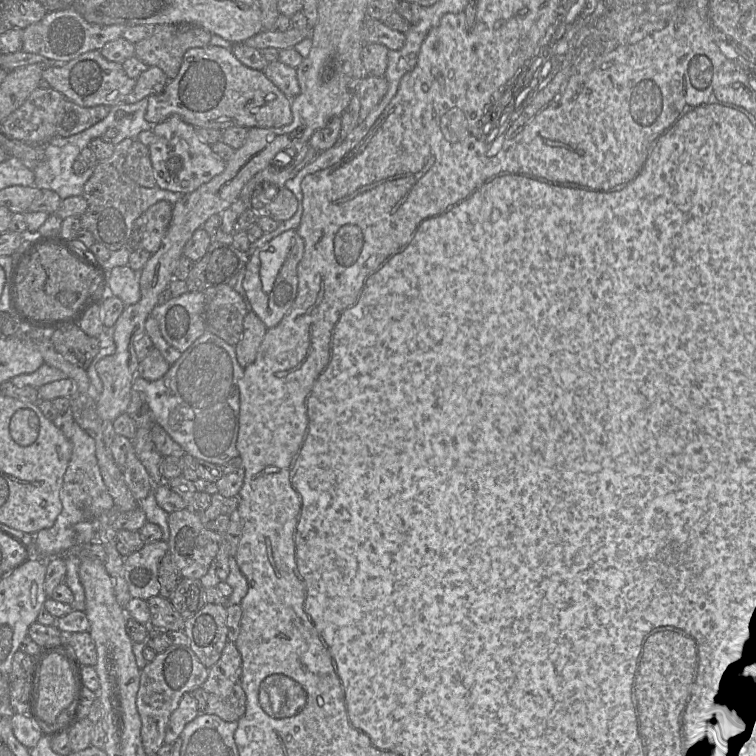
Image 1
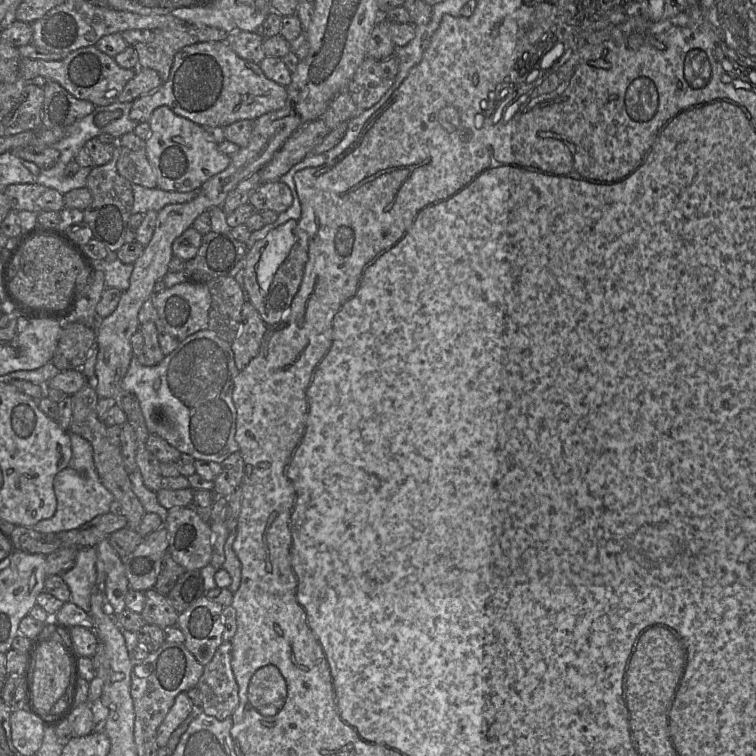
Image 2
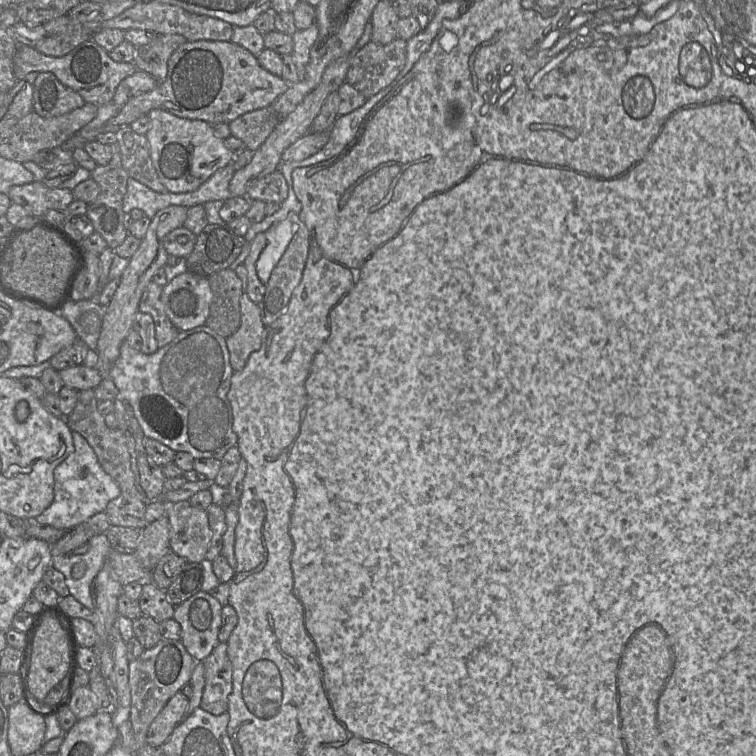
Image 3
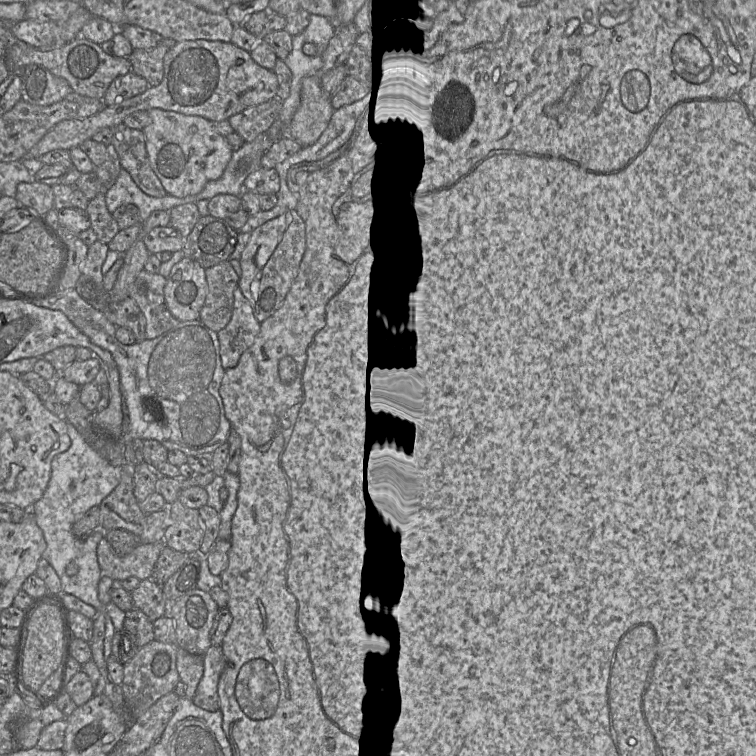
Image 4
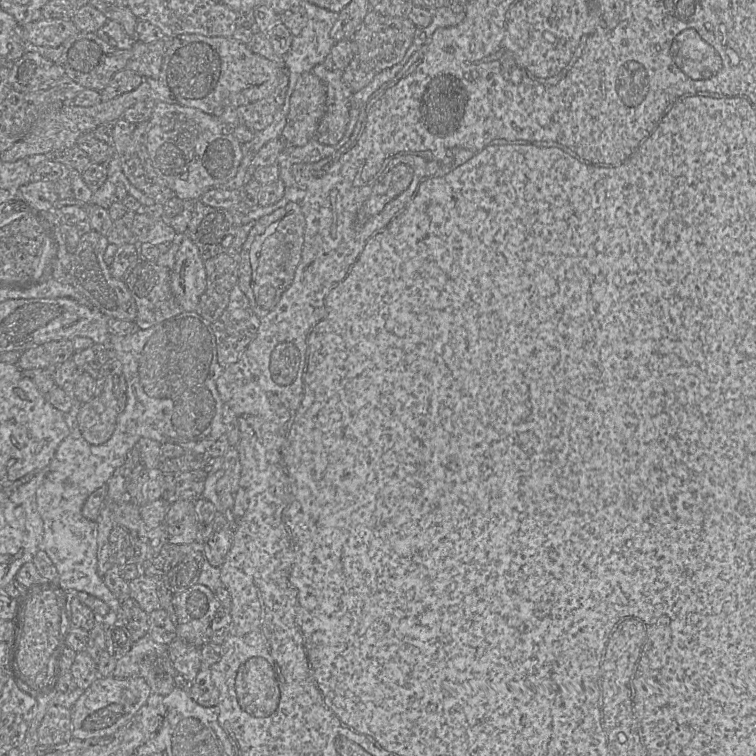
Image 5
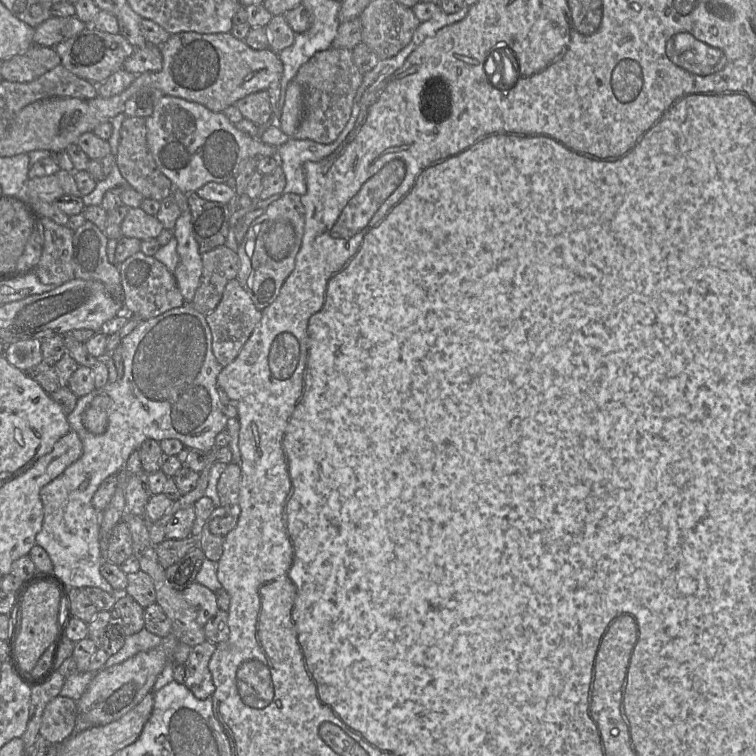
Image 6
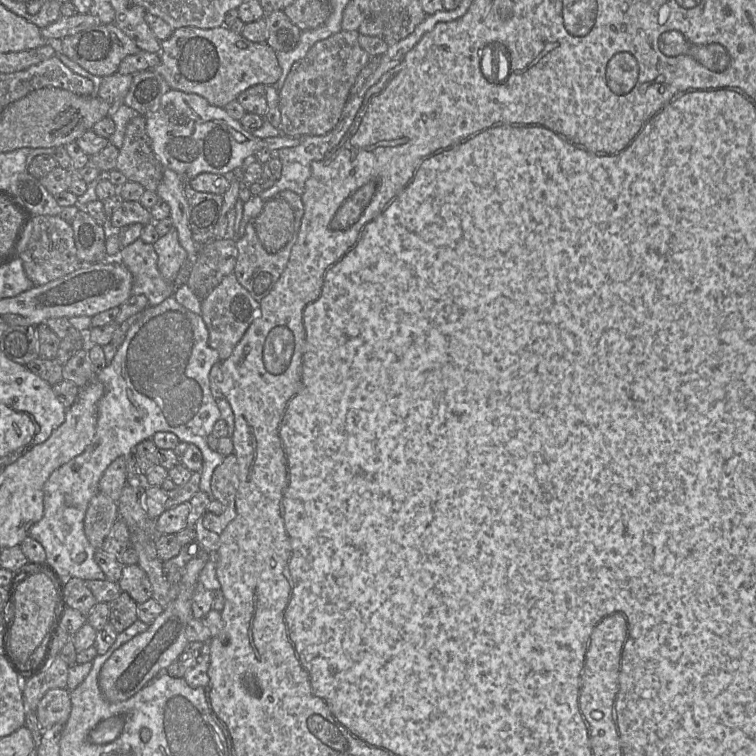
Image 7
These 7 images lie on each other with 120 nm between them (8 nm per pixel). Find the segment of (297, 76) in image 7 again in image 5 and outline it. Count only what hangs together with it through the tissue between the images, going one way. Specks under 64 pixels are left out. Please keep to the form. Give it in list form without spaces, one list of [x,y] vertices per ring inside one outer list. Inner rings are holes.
[[[323,63],[311,72],[326,87],[326,109],[314,138],[322,144],[335,145],[344,135],[350,118],[353,92],[343,80],[343,71],[328,69]]]

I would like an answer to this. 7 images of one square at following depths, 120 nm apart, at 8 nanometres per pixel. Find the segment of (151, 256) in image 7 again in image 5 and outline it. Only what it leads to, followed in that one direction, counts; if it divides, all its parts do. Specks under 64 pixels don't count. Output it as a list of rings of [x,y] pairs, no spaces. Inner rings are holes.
[[[139,257],[126,271],[122,280],[129,289],[137,307],[136,325],[144,330],[172,318],[184,310],[176,302],[170,286],[171,269]]]

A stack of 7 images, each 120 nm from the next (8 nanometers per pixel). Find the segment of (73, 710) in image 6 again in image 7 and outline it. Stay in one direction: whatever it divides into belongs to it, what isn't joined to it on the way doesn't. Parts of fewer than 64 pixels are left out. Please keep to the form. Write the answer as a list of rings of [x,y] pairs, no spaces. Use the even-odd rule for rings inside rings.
[[[67,689],[48,690],[36,709],[37,720],[43,731],[55,724],[65,725],[70,713],[71,699]]]

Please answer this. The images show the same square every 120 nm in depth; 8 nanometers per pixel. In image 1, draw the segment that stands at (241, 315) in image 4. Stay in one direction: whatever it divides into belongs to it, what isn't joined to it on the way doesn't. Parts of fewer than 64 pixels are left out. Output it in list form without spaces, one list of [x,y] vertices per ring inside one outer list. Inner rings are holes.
[[[248,311],[243,321],[242,337],[235,345],[237,360],[243,368],[255,361],[267,330],[261,319],[253,311]]]

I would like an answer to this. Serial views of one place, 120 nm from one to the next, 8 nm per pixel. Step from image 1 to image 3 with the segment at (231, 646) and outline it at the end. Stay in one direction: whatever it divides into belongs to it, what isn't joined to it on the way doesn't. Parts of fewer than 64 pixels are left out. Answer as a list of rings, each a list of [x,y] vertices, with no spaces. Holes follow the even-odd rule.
[[[219,642],[203,662],[205,686],[199,708],[215,716],[227,712],[232,691],[232,664],[227,649],[227,642]]]

